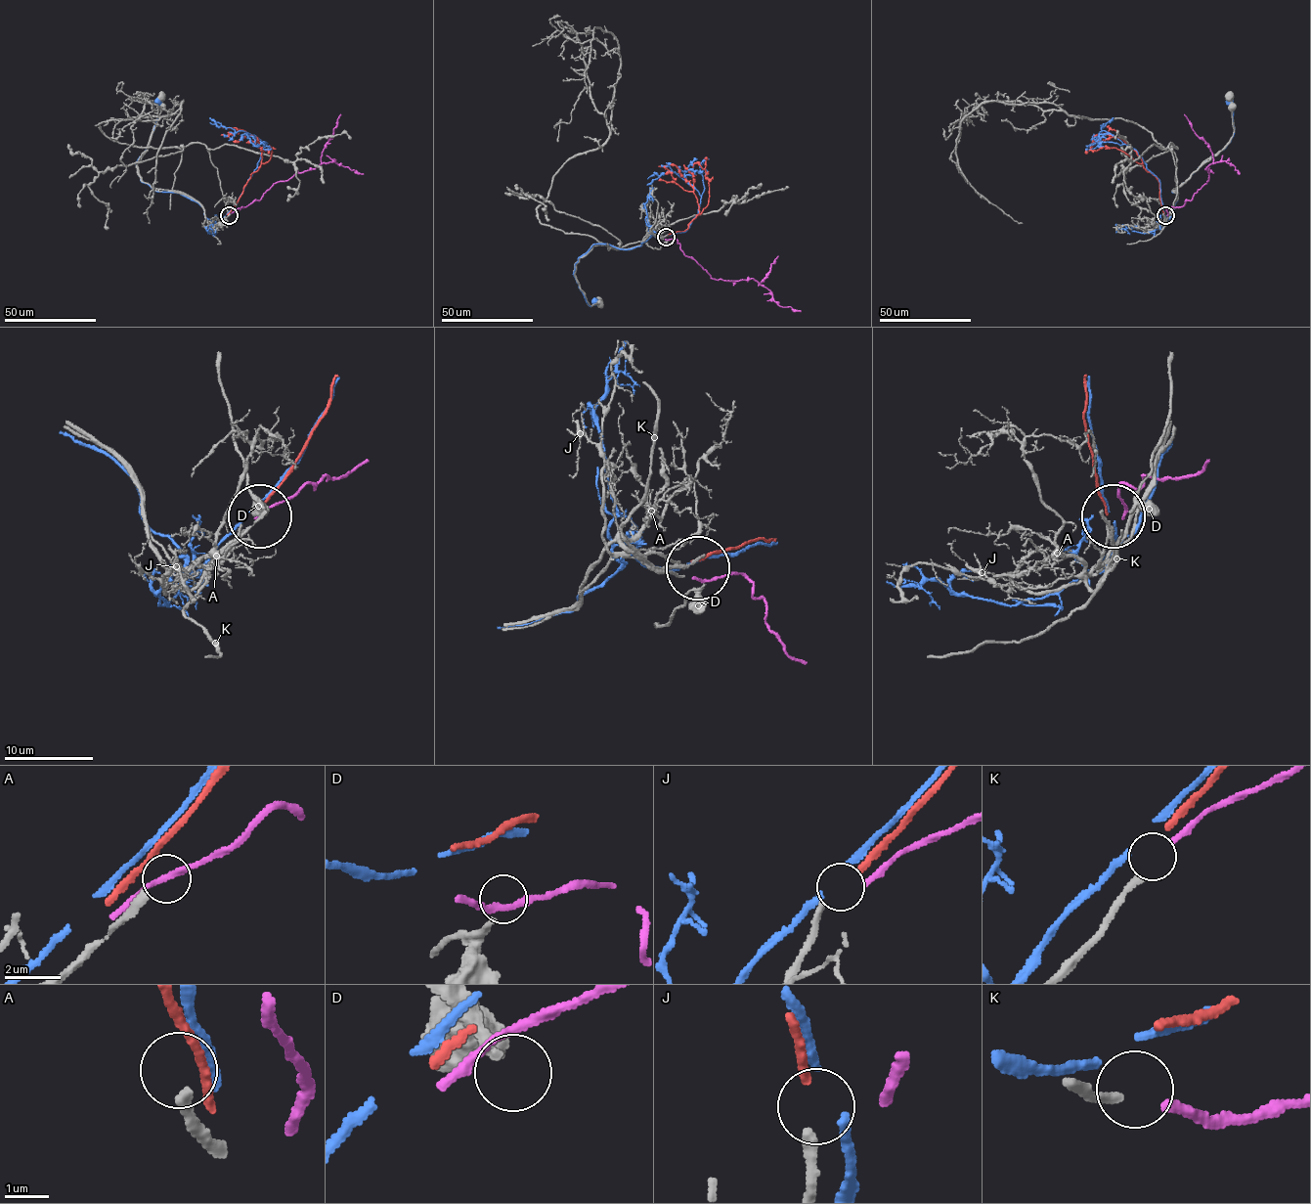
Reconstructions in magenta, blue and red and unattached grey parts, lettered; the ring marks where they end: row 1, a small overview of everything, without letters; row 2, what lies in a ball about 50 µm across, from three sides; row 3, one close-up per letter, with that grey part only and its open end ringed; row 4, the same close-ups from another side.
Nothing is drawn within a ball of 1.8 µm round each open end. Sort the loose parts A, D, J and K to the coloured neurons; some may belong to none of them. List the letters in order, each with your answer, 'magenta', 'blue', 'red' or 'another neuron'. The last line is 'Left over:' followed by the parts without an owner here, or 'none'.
A: another neuron
D: another neuron
J: red
K: magenta
Left over: A, D

